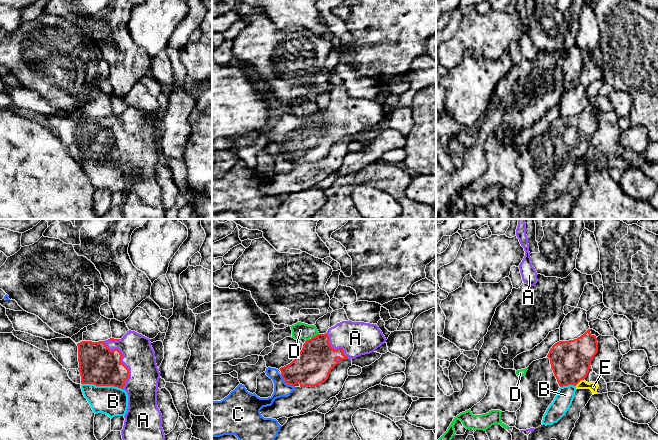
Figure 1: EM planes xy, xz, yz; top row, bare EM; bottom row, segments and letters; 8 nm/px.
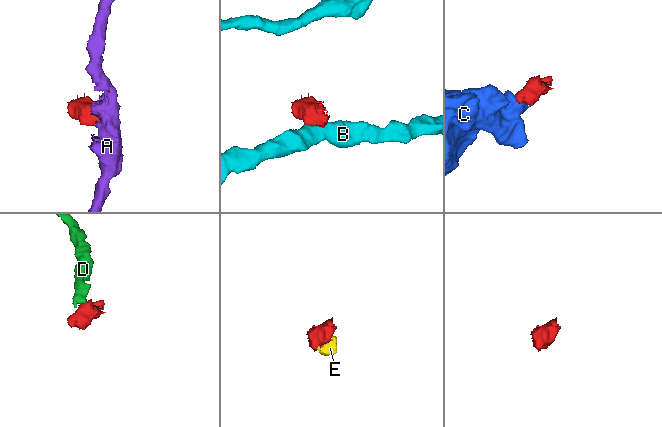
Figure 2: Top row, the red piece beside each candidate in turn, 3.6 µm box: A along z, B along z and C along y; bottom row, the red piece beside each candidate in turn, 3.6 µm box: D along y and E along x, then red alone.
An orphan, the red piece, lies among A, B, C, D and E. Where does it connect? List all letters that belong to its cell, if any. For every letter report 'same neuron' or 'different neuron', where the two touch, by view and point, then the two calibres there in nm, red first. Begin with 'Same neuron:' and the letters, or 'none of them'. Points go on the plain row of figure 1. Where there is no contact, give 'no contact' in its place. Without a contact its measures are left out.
Same neuron: A
A: same neuron | xy (120, 137) | 300/260 nm
B: different neuron | xy (102, 161) | 300/240 nm
C: different neuron | xz (286, 159) | 300/120 nm
D: different neuron | xz (315, 112) | 300/130 nm
E: different neuron | yz (579, 157) | 320/70 nm

